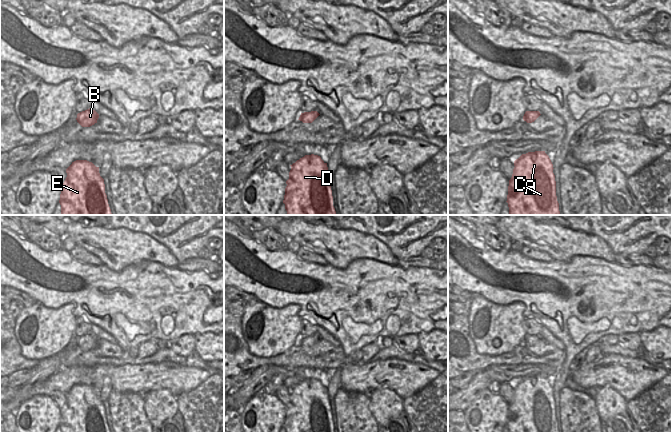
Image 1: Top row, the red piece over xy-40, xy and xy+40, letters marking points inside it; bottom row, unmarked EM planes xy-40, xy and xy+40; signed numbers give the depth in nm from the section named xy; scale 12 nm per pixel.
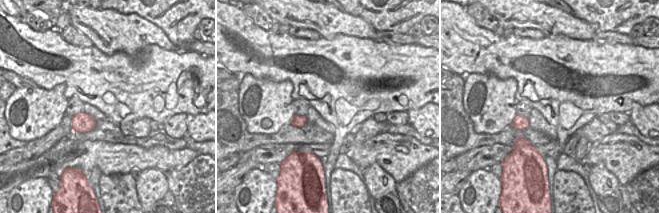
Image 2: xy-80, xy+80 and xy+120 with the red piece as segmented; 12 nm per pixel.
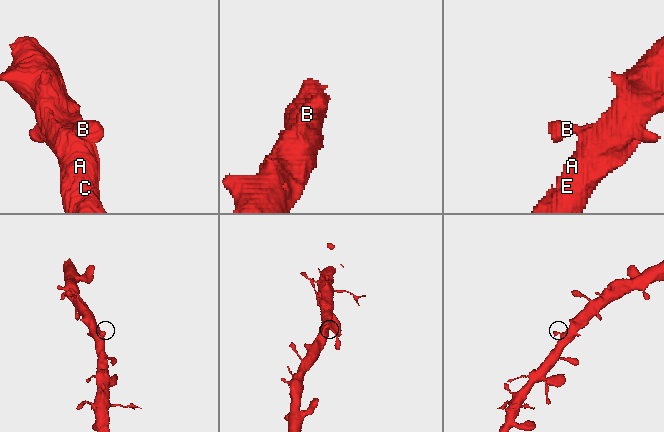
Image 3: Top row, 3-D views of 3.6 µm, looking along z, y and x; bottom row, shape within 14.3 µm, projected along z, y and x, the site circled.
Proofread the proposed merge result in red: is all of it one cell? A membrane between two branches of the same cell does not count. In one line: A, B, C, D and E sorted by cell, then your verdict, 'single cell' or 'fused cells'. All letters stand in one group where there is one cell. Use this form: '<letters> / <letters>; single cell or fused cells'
A B C D E; single cell

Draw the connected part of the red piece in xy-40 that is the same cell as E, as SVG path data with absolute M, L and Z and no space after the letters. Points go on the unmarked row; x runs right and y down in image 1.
M76 384L66 393L66 397L67 401L61 408L61 432L110 432L99 391L87 384Z

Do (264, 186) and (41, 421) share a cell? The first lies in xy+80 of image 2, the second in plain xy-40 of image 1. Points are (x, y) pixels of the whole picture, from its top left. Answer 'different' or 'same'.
same

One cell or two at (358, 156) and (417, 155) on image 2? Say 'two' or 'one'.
one

